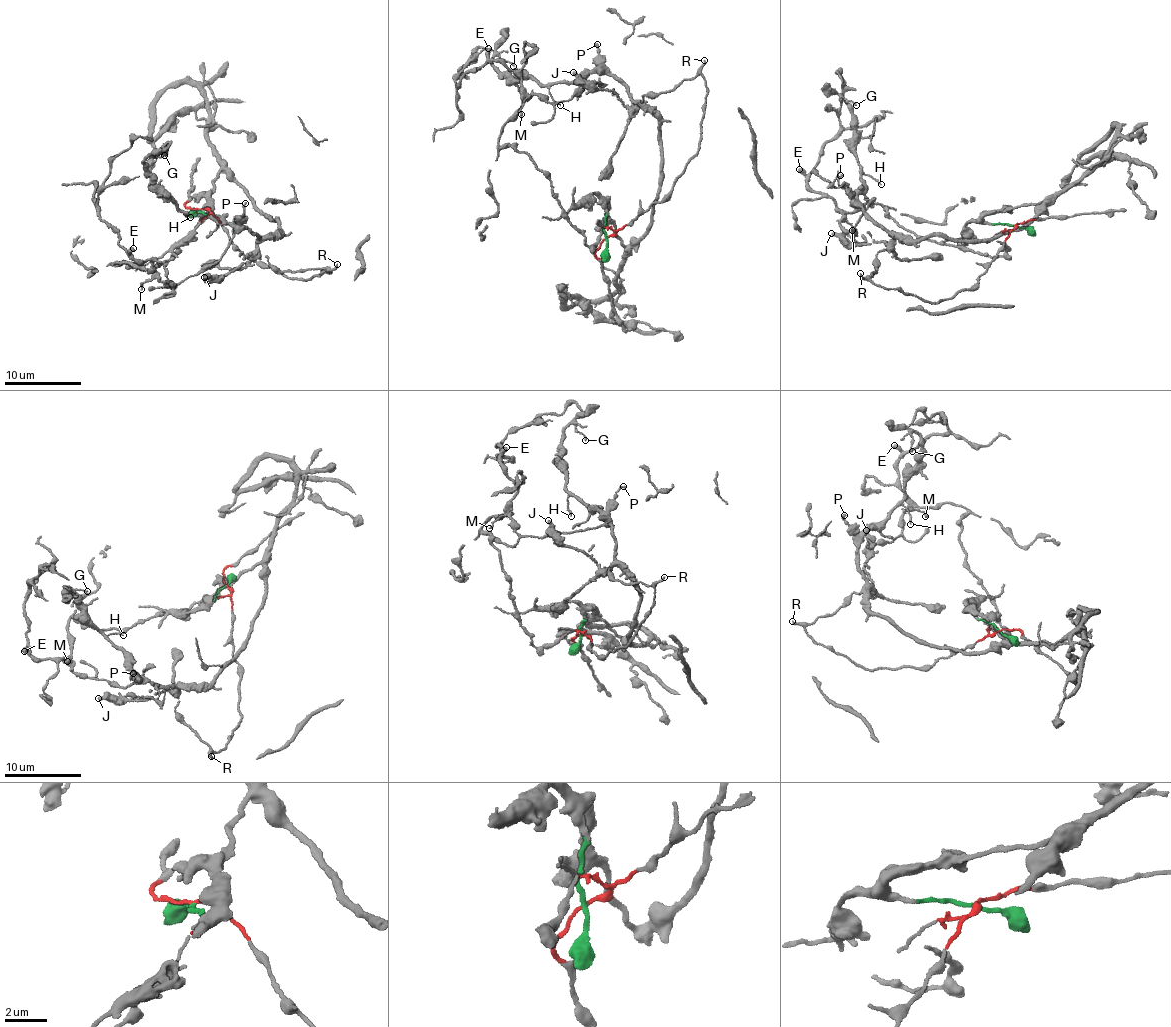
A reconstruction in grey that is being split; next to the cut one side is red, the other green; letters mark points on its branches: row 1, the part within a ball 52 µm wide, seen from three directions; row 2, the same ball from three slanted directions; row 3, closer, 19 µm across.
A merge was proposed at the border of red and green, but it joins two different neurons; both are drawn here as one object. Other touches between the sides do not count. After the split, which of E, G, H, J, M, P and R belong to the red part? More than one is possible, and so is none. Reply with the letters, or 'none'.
E, M, R

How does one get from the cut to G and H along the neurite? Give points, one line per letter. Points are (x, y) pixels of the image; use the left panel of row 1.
G: (200, 209), (206, 215), (213, 180), (226, 170), (280, 231), (262, 239), (186, 215), (144, 160), (165, 154)
H: (200, 209), (206, 215), (213, 180), (226, 170), (280, 231), (262, 239), (209, 215), (184, 213), (191, 217)

